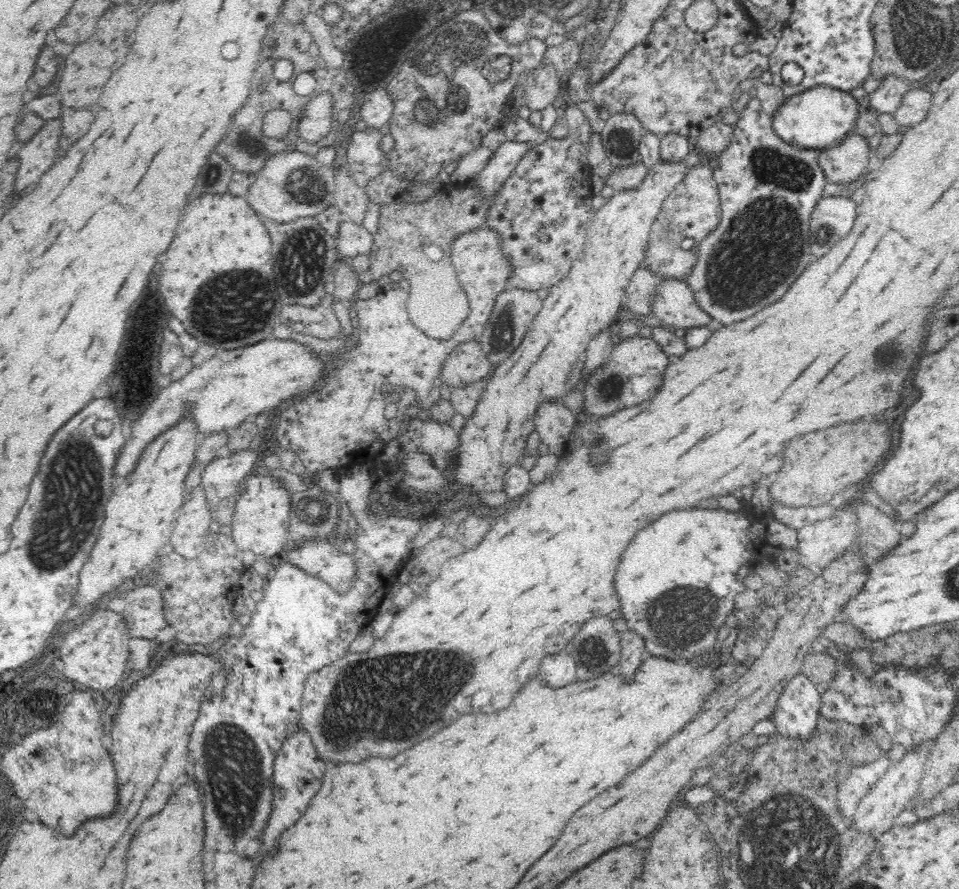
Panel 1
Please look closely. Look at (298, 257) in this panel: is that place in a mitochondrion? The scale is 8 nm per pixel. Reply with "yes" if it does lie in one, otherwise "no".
yes

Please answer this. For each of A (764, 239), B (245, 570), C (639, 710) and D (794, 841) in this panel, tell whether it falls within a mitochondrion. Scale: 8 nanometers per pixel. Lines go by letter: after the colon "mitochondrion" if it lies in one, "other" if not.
A: mitochondrion
B: other
C: other
D: mitochondrion

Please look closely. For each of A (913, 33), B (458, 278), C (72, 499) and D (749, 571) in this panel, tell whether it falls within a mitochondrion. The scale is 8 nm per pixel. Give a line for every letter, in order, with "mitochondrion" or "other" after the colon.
A: mitochondrion
B: other
C: mitochondrion
D: other

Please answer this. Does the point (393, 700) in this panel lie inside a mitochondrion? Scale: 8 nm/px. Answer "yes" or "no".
yes

